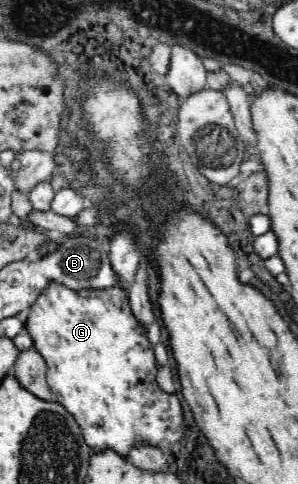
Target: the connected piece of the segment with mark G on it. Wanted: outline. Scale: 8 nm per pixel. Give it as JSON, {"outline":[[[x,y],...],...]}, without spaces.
{"outline":[[[52,281],[22,314],[33,348],[45,360],[46,380],[54,393],[54,401],[73,415],[83,430],[84,440],[95,448],[96,454],[112,448],[125,457],[136,441],[160,448],[180,440],[183,435],[182,404],[175,394],[164,393],[156,384],[159,369],[155,365],[153,346],[146,337],[146,328],[131,311],[127,294],[117,286],[75,291]]]}

